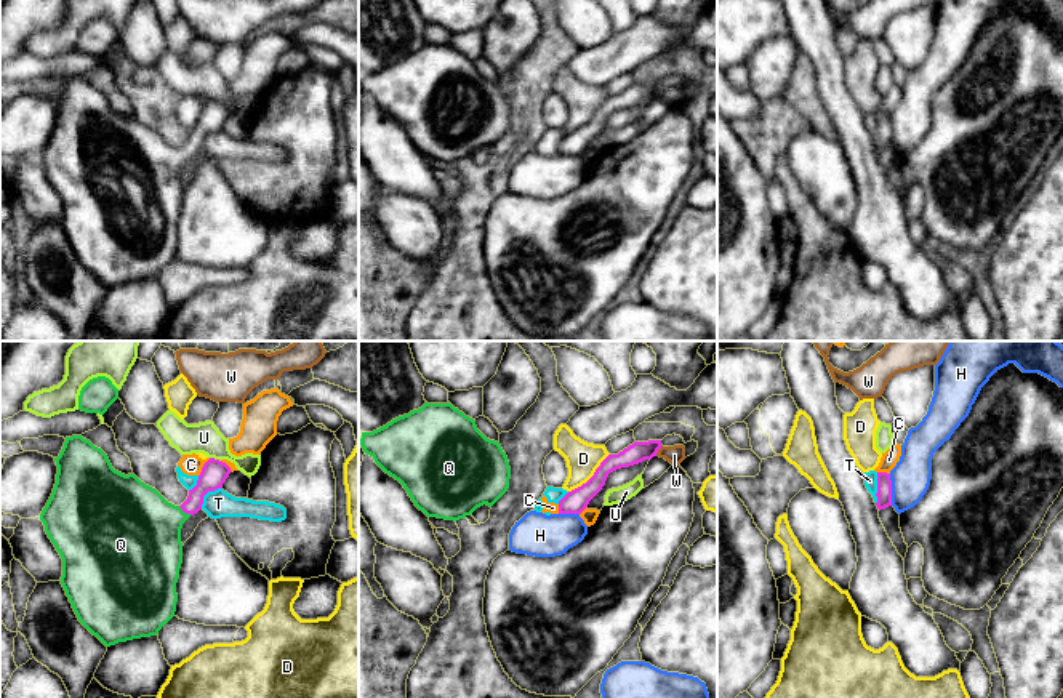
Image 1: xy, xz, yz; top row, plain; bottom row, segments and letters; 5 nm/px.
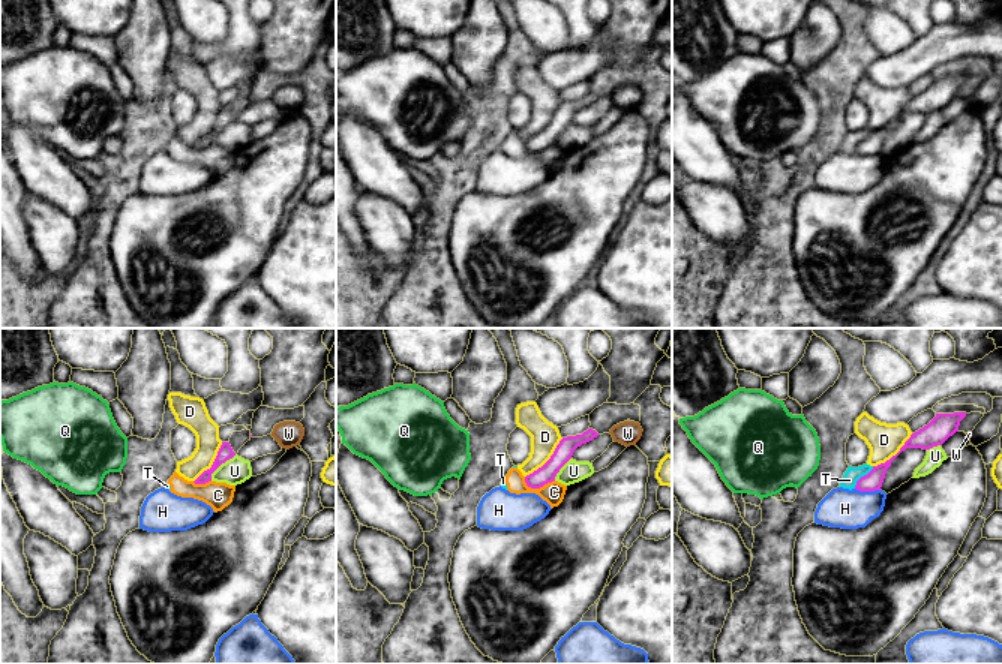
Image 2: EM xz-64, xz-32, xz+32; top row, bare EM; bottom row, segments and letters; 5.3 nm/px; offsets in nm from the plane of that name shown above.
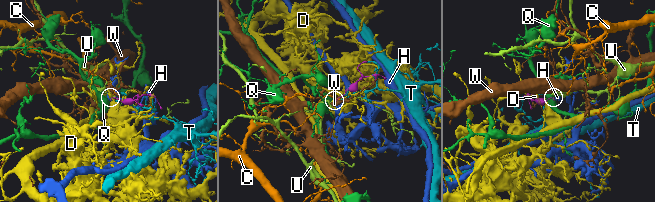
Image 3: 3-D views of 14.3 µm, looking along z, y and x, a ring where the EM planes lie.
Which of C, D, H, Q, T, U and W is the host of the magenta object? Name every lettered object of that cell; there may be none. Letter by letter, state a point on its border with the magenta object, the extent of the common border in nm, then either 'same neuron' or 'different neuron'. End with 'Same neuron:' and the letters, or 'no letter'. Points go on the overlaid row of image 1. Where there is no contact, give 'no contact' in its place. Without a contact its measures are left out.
C: contact xy (202, 468); length 110 nm; different neuron
D: contact xz (593, 476); length 280 nm; different neuron
H: contact yz (890, 490); length 160 nm; different neuron
Q: contact xy (184, 511); length 80 nm; same neuron
T: contact xy (207, 492); length 160 nm; different neuron
U: contact xy (213, 458); length 60 nm; different neuron
W: contact xz (658, 449); length 70 nm; different neuron
Same neuron: Q

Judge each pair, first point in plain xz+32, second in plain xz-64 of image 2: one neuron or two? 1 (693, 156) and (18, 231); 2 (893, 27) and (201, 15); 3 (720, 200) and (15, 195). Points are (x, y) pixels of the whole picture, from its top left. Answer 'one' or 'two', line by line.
1: two
2: one
3: two

